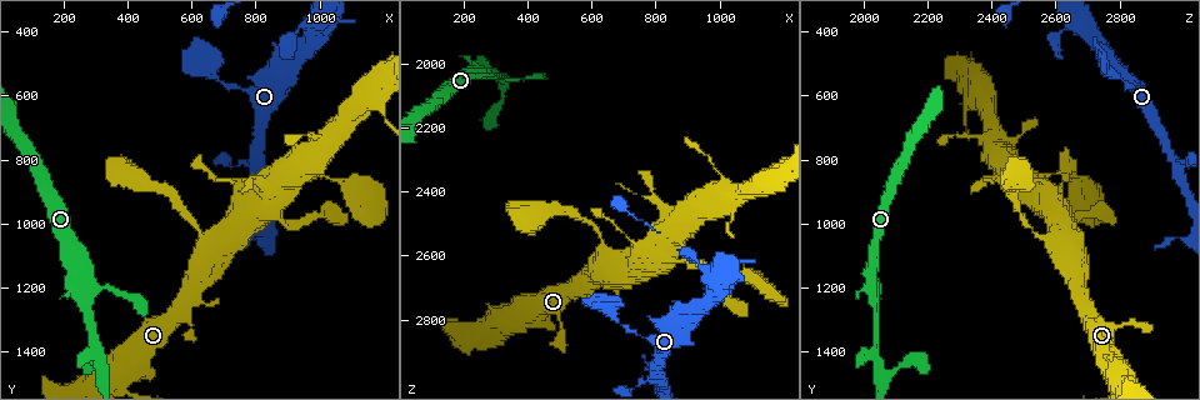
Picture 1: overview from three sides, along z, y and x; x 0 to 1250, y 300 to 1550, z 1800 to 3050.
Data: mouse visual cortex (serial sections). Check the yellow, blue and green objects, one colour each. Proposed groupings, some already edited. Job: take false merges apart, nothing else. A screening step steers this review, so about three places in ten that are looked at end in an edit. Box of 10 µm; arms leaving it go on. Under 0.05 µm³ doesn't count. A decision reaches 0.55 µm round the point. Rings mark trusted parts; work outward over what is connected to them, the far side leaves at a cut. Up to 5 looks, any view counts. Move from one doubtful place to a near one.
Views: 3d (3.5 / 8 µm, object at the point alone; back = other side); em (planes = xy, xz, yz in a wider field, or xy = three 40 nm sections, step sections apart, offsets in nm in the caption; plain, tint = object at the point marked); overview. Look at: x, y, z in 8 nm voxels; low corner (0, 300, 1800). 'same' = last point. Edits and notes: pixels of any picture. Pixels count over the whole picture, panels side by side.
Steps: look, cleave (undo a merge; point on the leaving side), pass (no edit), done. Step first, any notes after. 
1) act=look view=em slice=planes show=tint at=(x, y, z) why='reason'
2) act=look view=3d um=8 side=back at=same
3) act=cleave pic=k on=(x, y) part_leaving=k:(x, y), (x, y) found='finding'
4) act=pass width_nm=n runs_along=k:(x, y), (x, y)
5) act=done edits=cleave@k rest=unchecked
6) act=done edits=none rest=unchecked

act=look view=em slice=xy step=2 show=tint at=(940, 380, 2640) why='abrupt turn'

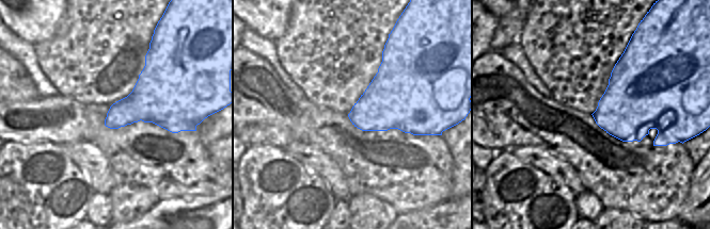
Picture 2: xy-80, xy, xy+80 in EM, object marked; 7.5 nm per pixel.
act=look view=3d um=3.5 at=same why='see where the arms go'

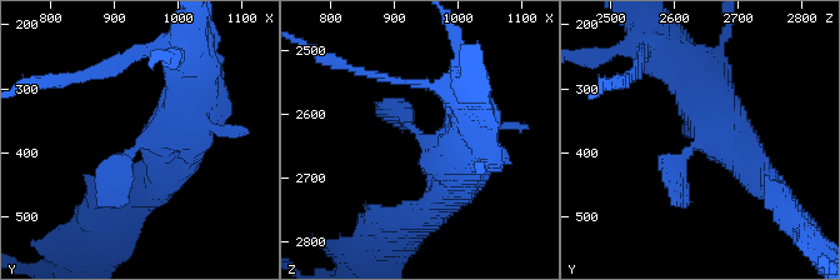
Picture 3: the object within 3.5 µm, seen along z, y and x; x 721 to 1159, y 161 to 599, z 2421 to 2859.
act=pass width_nm=360 runs_along=3:(749, 163), (691, 90), (669, 90) found='continuous, no second cell'

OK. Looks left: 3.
act=look view=3d um=3.5 side=back at=(630, 1060, 2600) why='branch point'

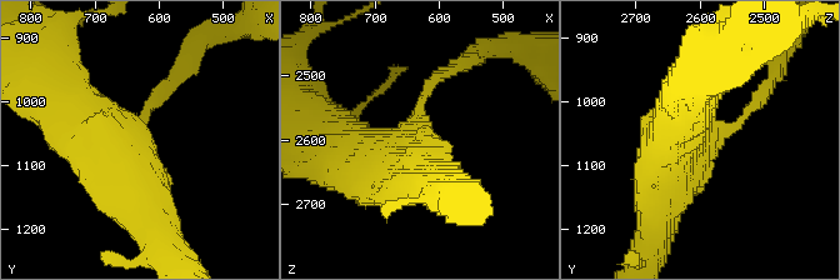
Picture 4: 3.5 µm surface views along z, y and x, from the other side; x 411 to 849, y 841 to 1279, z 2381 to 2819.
act=look view=em slice=xy step=1 show=tint at=(640, 1065, 2605)

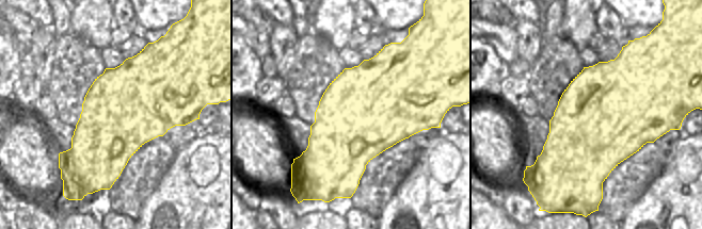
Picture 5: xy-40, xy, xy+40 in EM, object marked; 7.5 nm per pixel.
act=pass runs_along=4:(153, 231), (130, 161), (65, 96) found='continuous, no second cell'

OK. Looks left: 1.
act=done edits=none rest=unchecked

